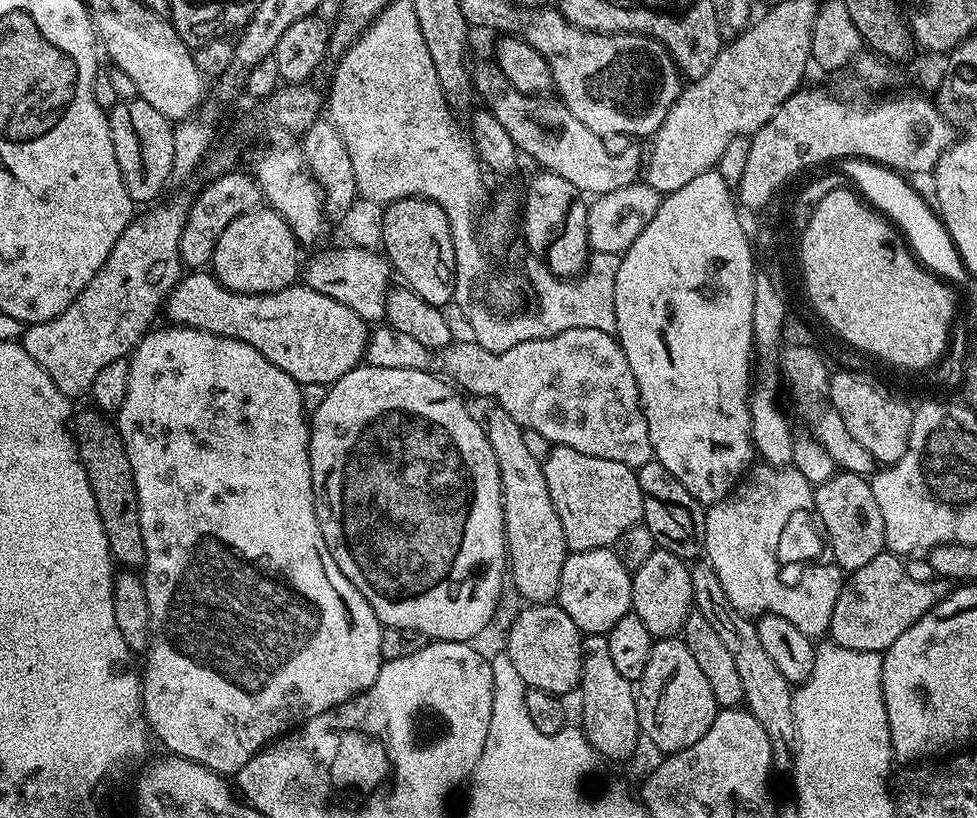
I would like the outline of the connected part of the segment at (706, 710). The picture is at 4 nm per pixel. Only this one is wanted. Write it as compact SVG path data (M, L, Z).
M660 638L653 643L650 662L646 662L646 670L640 675L635 690L643 739L661 748L664 754L694 746L694 742L710 730L718 711L714 690L710 690L706 674L702 674L698 662L694 662L694 654L690 654L680 638Z

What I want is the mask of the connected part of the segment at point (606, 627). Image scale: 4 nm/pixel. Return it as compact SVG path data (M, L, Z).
M611 547L569 552L562 566L558 603L582 634L605 635L632 612L632 573L618 562L618 554Z

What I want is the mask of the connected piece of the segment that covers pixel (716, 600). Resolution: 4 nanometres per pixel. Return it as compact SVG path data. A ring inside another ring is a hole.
M696 562L691 565L692 570L692 598L695 611L701 612L714 626L718 638L722 638L726 650L734 657L734 663L738 669L738 675L744 691L744 704L748 712L762 722L762 730L766 730L766 738L770 738L770 750L772 751L772 766L777 773L787 773L793 767L796 754L796 727L794 726L794 706L792 705L793 685L774 666L770 654L762 646L758 639L756 620L733 606L730 598L726 598L726 590L722 590L722 582L718 582L718 574L714 574L707 562Z

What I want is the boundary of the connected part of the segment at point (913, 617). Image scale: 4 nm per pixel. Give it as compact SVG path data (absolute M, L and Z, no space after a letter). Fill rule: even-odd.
M882 551L878 554L878 558L866 562L866 566L862 566L845 579L838 594L838 602L834 602L834 618L830 618L827 635L831 643L846 646L848 650L866 650L883 654L890 646L894 646L894 642L898 642L901 634L906 634L906 630L914 626L914 622L918 622L918 618L922 618L922 614L926 614L938 601L943 600L949 591L949 581L943 578L930 582L914 582L914 578L906 574L904 560L897 553Z

